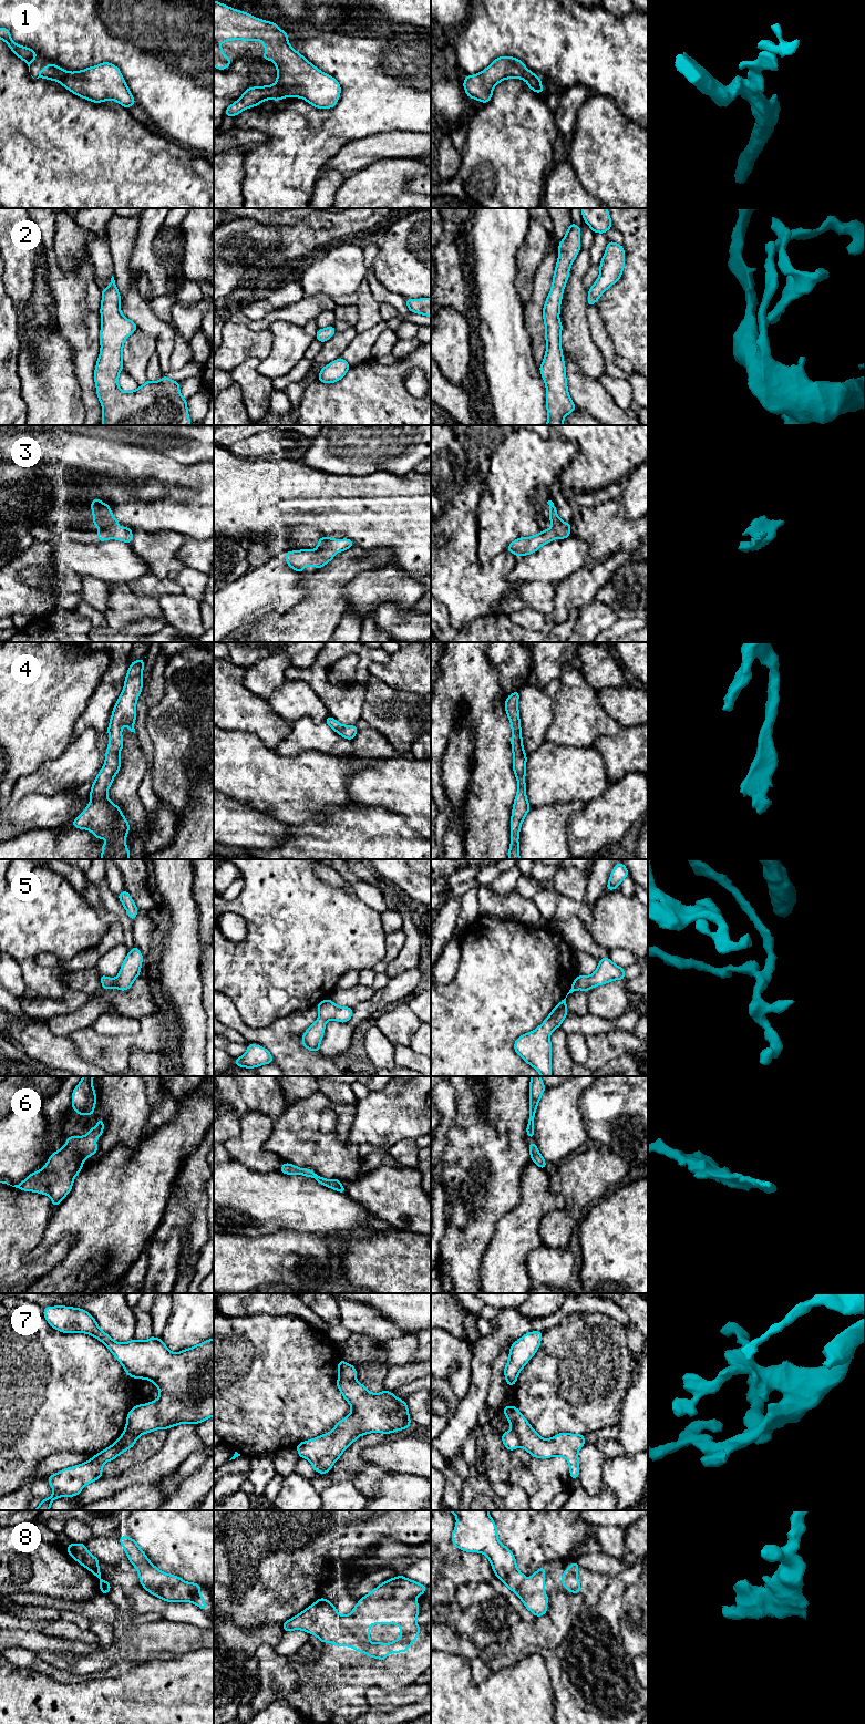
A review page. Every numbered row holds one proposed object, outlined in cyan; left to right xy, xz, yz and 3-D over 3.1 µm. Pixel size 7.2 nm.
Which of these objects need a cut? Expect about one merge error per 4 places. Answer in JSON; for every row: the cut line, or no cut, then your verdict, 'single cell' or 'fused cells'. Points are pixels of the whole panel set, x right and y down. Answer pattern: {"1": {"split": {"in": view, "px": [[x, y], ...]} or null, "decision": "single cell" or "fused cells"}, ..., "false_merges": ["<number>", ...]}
{"1": {"split": null, "decision": "single cell"}, "2": {"split": null, "decision": "single cell"}, "3": {"split": null, "decision": "single cell"}, "4": {"split": null, "decision": "single cell"}, "5": {"split": null, "decision": "single cell"}, "6": {"split": null, "decision": "single cell"}, "7": {"split": {"in": "xy", "px": [[137, 1437], [127, 1439], [119, 1448], [115, 1456]]}, "decision": "fused cells"}, "8": {"split": null, "decision": "single cell"}, "false_merges": ["7"]}

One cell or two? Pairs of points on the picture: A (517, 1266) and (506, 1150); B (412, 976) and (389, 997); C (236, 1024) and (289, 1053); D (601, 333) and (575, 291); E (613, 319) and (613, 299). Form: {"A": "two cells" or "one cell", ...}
{"A": "two cells", "B": "one cell", "C": "one cell", "D": "two cells", "E": "one cell"}

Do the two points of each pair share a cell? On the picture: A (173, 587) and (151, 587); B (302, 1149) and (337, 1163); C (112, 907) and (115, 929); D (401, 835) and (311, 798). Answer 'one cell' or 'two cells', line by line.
A: one cell
B: one cell
C: two cells
D: two cells

